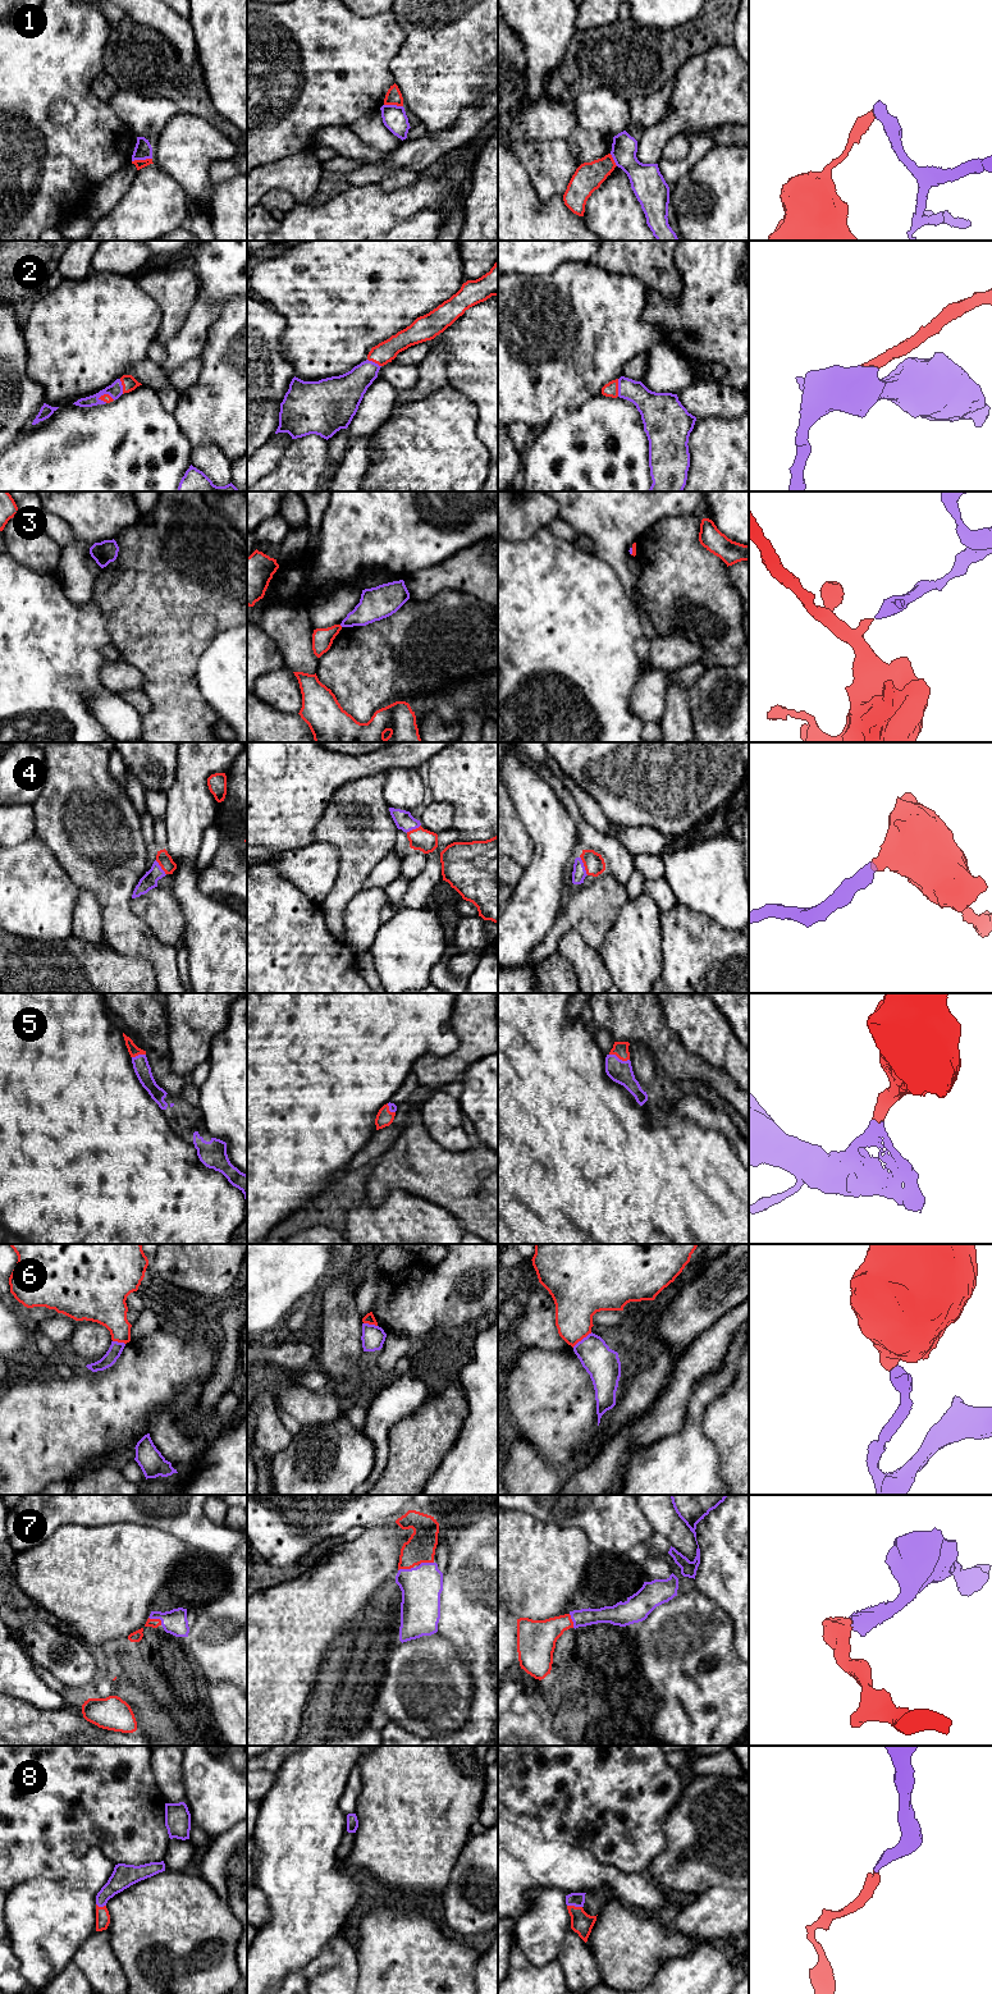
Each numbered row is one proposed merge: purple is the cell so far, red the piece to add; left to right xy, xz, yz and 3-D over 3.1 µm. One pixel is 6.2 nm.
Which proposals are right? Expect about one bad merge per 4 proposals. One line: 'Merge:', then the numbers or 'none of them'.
Merge: 2, 4, 5, 7, 8

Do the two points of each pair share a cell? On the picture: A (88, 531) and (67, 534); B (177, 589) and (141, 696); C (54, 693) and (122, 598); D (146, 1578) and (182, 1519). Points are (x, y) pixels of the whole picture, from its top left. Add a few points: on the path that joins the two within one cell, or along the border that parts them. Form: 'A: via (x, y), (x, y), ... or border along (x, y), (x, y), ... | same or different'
A: border along (51, 512), (73, 533), (63, 548) | different
B: border along (142, 689), (150, 703), (150, 709), (144, 716) | different
C: border along (92, 598), (108, 617), (108, 630), (113, 644) | different
D: border along (145, 1524), (174, 1535), (188, 1549) | different

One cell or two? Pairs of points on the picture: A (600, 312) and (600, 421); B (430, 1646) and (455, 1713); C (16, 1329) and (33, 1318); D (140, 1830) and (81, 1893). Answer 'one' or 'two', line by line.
A: two
B: one
C: two
D: two

